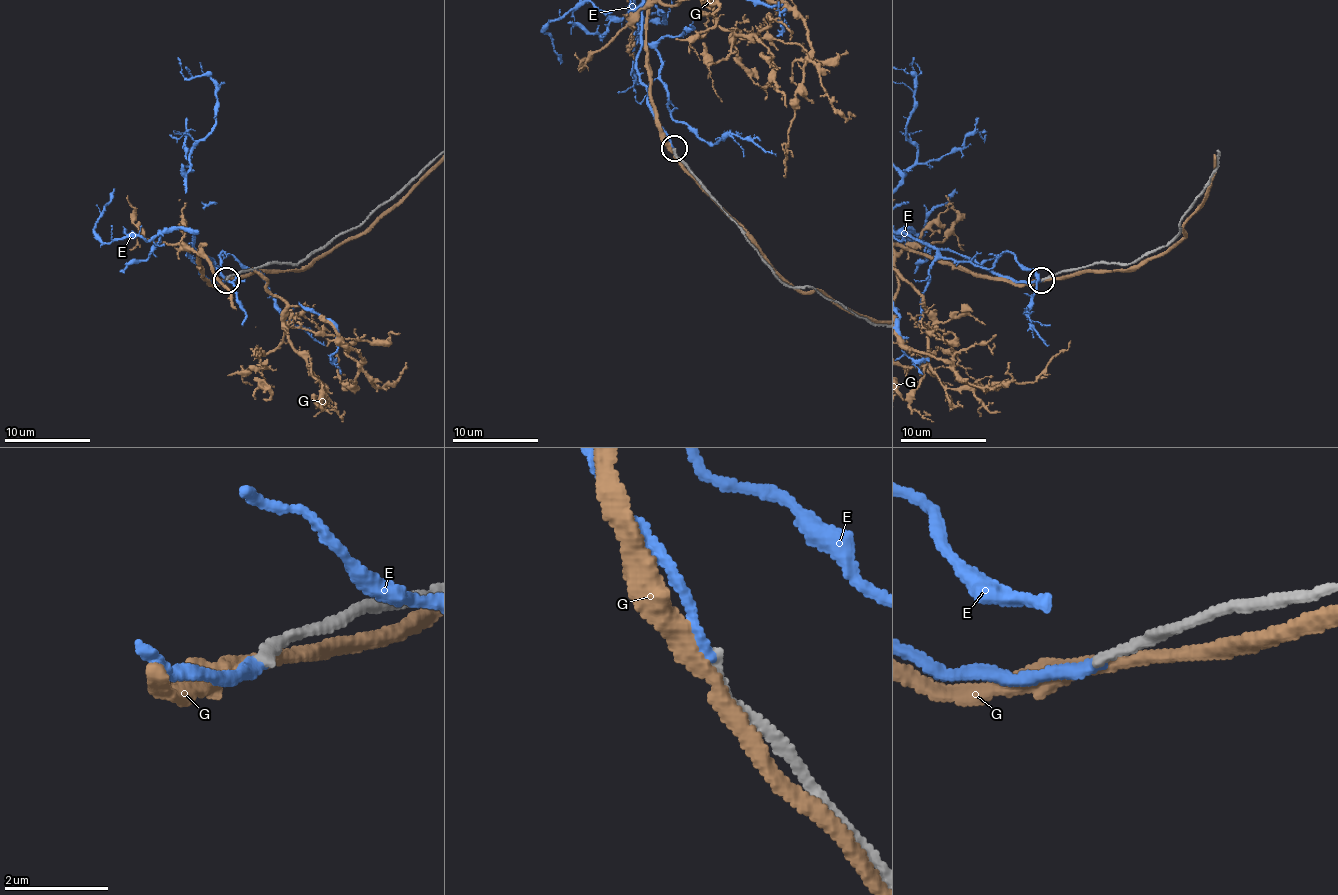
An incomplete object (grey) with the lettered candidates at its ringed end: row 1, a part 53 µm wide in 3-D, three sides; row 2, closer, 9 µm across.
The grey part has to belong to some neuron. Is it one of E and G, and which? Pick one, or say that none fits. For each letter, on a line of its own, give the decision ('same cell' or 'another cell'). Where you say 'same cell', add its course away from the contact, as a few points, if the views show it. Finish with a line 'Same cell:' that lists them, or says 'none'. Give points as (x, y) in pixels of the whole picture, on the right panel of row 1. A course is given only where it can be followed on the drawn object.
E: another cell
G: another cell
Same cell: none

